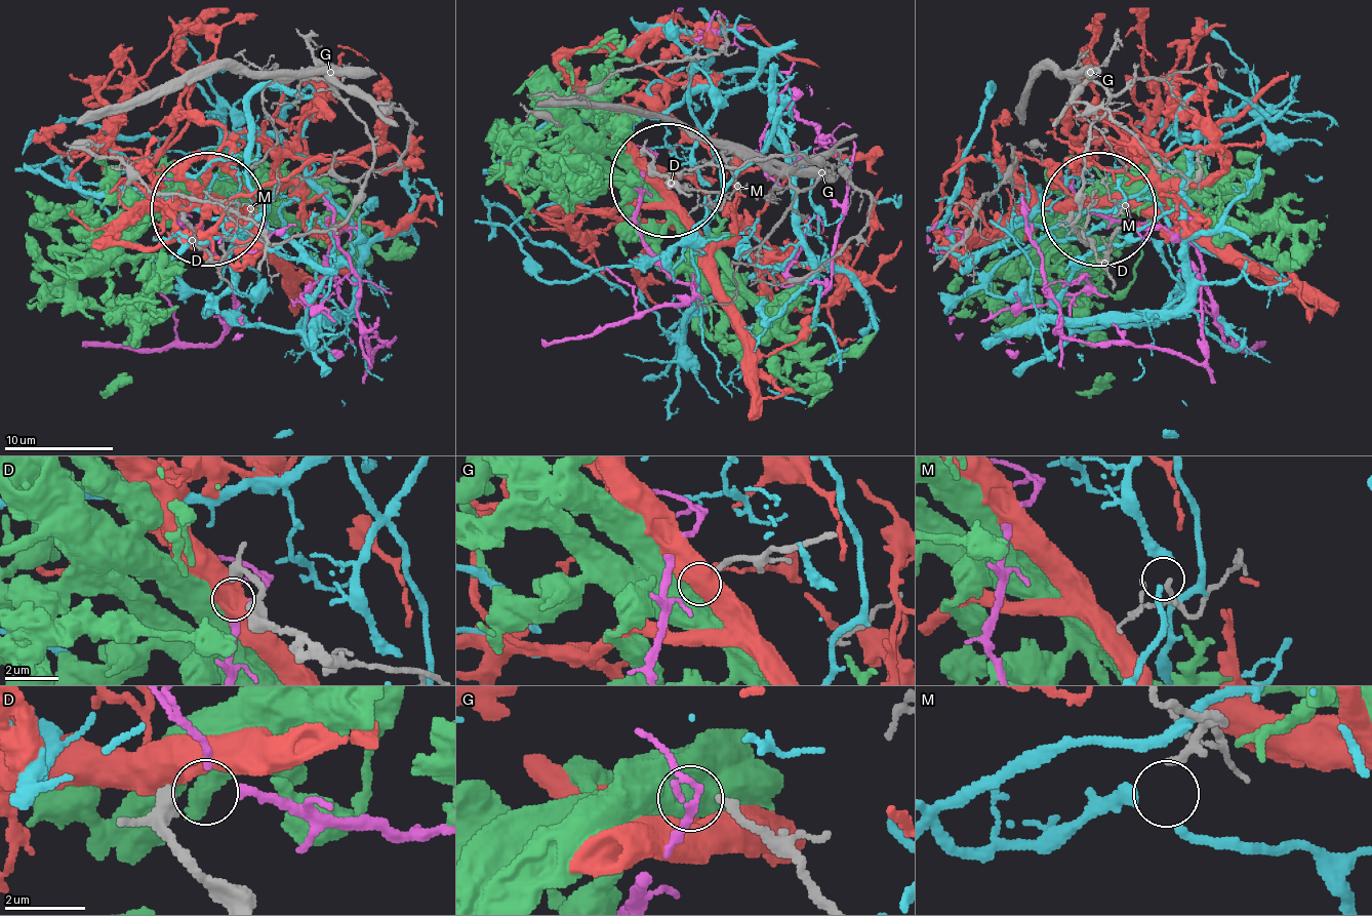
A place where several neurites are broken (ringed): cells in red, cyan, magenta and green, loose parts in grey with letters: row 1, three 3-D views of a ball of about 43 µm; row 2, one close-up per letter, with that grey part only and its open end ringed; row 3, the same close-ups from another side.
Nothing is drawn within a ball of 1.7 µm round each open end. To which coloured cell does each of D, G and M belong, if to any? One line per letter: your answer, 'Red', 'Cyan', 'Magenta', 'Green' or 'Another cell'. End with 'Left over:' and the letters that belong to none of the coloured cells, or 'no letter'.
D: Magenta
G: Another cell
M: Cyan
Left over: G

